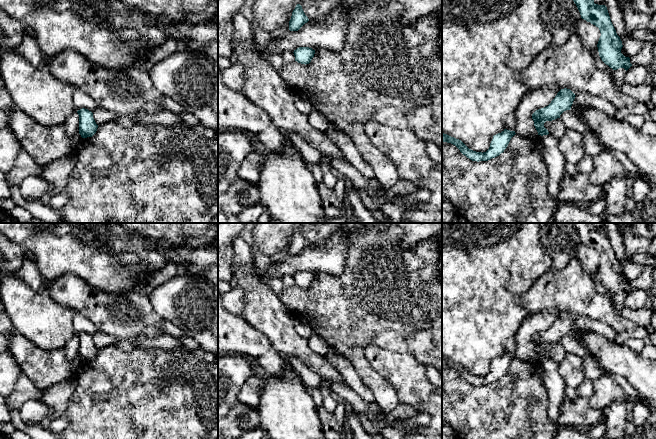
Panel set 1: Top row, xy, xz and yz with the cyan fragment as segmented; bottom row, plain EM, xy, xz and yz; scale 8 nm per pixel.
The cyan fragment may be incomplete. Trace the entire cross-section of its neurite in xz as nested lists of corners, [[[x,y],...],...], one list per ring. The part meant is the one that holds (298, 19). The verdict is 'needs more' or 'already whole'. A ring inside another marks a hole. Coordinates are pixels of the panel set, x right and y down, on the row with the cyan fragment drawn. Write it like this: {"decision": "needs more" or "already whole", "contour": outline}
{"decision": "already whole", "contour": [[[297,4],[292,12],[292,16],[289,21],[289,30],[298,31],[308,21],[309,19],[305,15],[302,6],[300,4]]]}

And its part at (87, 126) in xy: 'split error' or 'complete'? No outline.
complete

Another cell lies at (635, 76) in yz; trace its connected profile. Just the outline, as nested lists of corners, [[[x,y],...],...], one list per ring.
[[[632,65],[625,73],[624,80],[631,86],[645,85],[648,68],[642,65]]]

